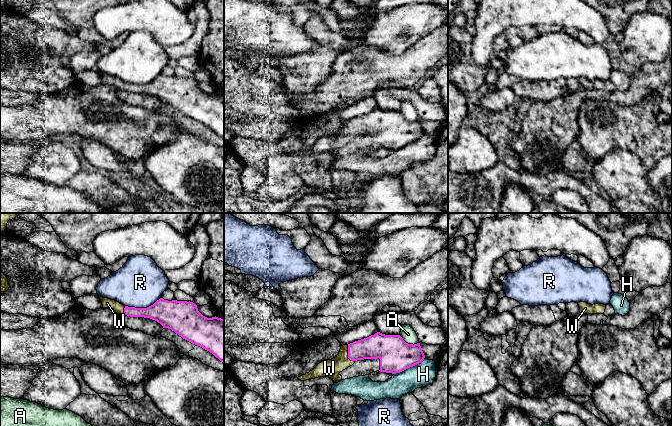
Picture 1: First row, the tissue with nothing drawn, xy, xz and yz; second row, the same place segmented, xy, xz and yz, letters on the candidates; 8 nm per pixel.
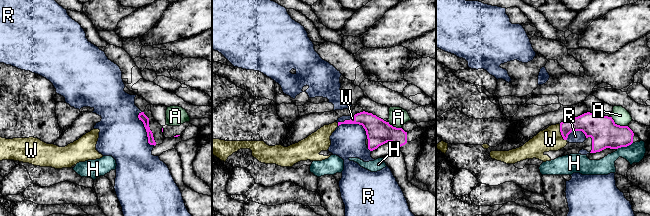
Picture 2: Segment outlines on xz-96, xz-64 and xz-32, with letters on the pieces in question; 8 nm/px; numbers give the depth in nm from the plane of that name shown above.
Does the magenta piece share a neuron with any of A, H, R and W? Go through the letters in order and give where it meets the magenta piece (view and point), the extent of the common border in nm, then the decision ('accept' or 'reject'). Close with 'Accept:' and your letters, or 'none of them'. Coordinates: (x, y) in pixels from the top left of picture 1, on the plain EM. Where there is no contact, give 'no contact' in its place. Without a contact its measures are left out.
A: meets magenta in xz at (409, 120); contact 170 nm long; reject
H: meets magenta in xz at (409, 143); contact 280 nm long; reject
R: meets magenta in xy at (142, 84); contact 300 nm long; reject
W: meets magenta in xz at (348, 130); contact 150 nm long; accept
Accept: W

